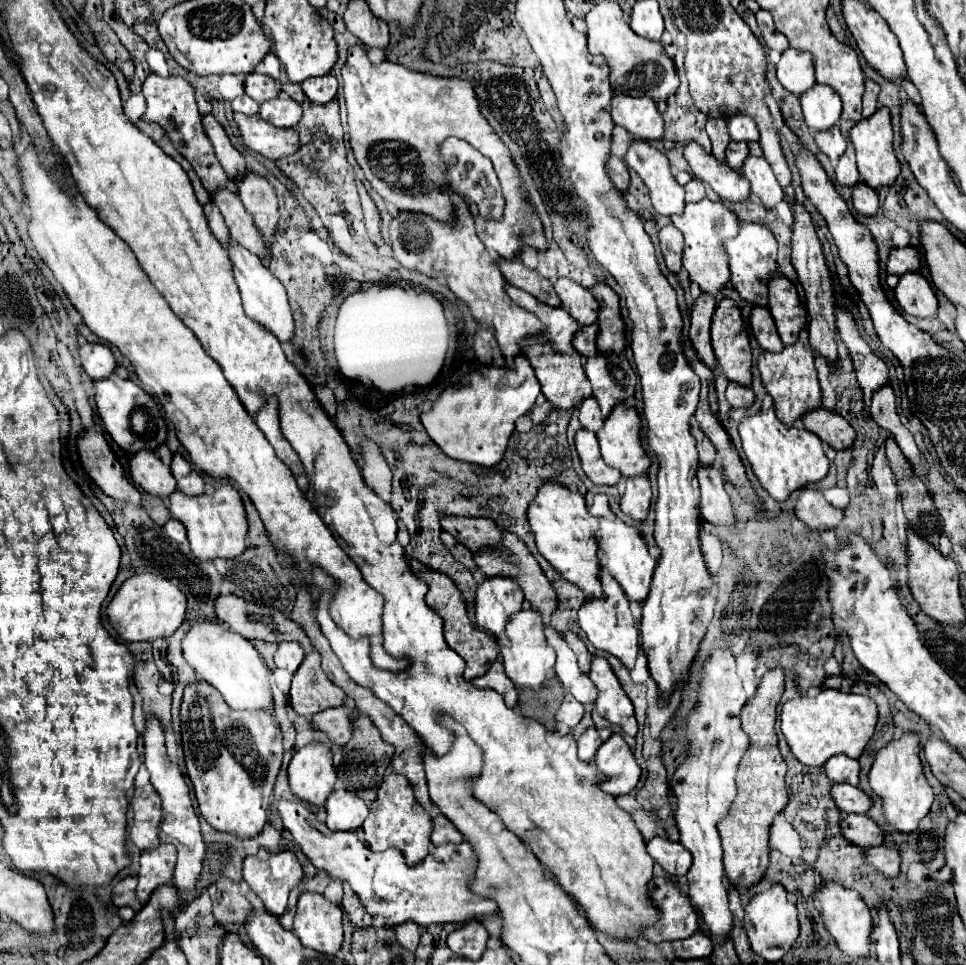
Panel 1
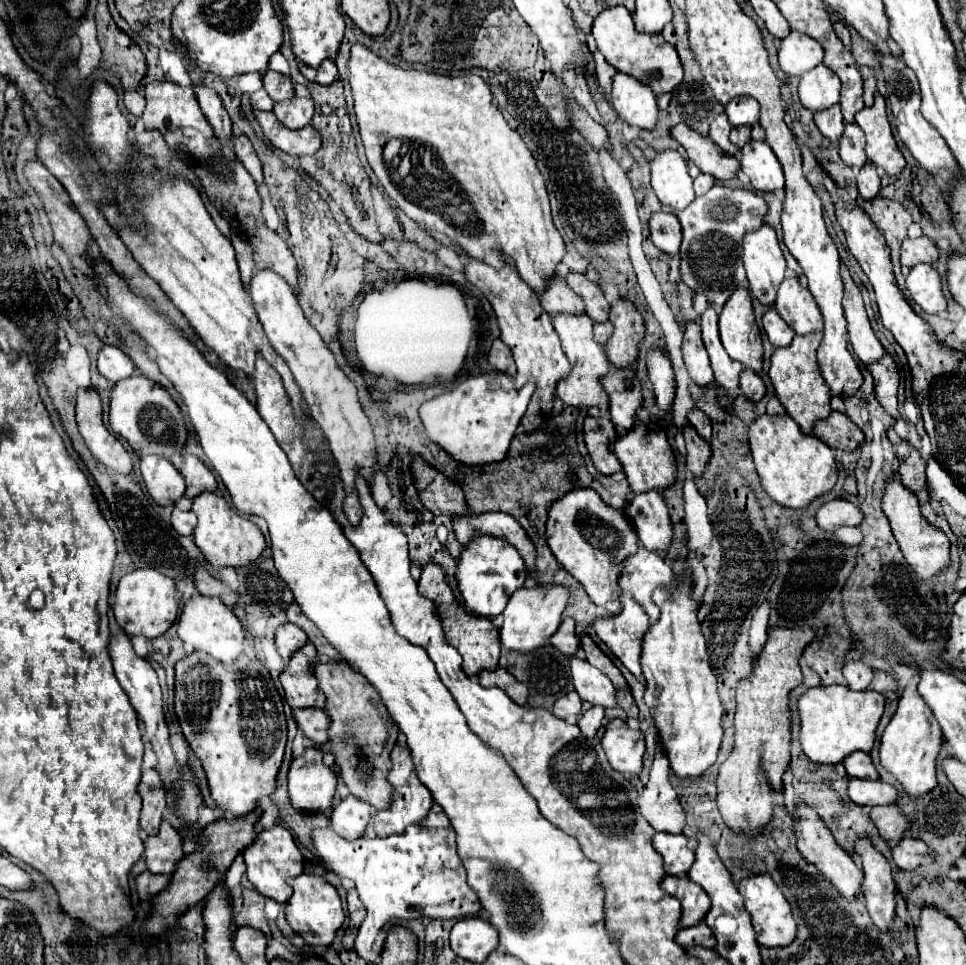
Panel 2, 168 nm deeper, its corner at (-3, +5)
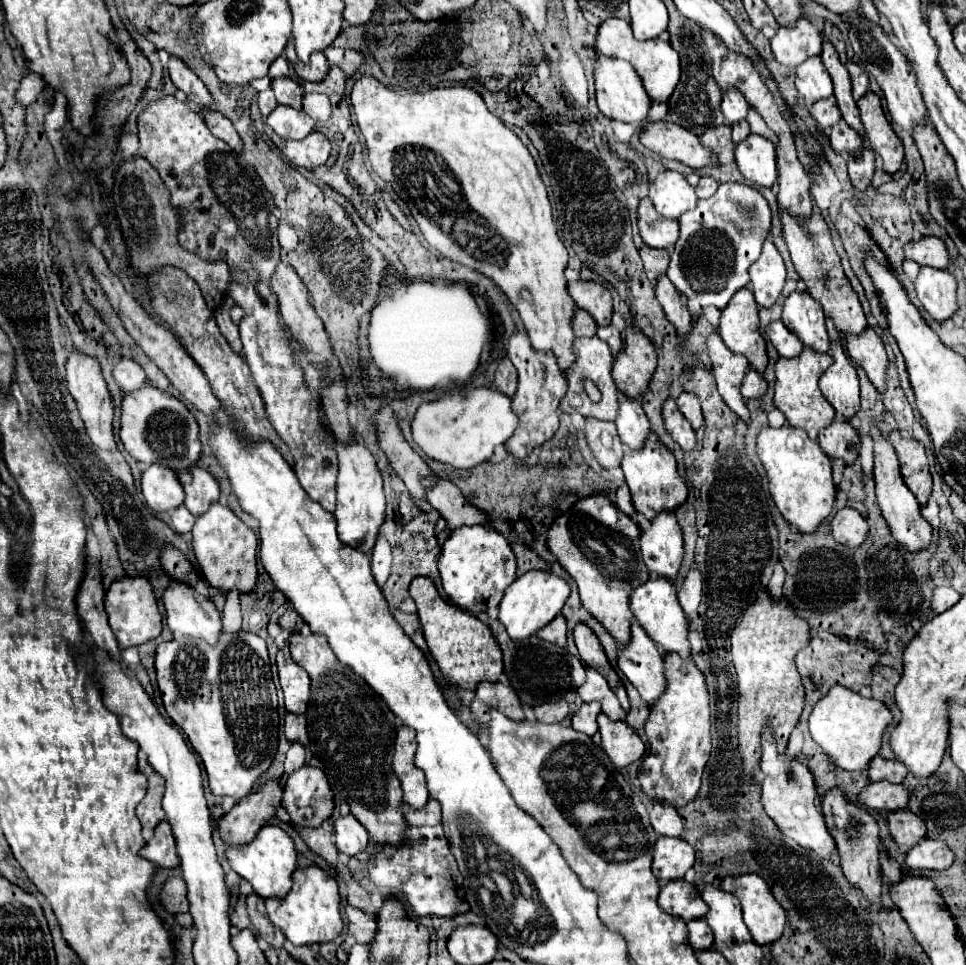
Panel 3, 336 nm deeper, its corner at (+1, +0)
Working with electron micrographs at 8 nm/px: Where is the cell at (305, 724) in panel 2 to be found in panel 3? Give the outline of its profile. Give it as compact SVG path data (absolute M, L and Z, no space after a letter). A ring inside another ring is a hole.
M287 714L285 716L285 736L289 742L301 742L309 744L309 734L307 734L307 718L299 714Z

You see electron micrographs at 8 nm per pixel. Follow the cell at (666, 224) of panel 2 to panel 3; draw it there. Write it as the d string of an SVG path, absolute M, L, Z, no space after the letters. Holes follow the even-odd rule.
M649 198L639 204L639 230L641 238L651 248L669 248L677 242L679 224L675 220L663 218Z

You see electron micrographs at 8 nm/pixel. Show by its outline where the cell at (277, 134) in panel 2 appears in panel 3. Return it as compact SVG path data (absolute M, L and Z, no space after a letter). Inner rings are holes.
M267 130L267 136L295 166L303 166L303 168L313 170L315 166L325 164L329 158L329 152L331 152L329 140L319 132L311 132L303 140L281 140L271 130Z

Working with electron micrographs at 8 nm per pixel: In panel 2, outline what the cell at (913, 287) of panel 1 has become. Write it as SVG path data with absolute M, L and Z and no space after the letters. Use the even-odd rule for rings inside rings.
M915 265L907 275L907 291L911 301L915 301L927 313L945 313L947 299L941 289L941 275L933 265Z

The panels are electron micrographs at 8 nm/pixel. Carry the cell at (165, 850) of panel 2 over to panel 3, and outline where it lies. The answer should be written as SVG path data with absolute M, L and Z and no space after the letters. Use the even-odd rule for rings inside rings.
M161 822L155 828L153 836L145 842L139 854L159 868L169 868L169 870L179 868L179 856L175 852L175 838L167 822Z

